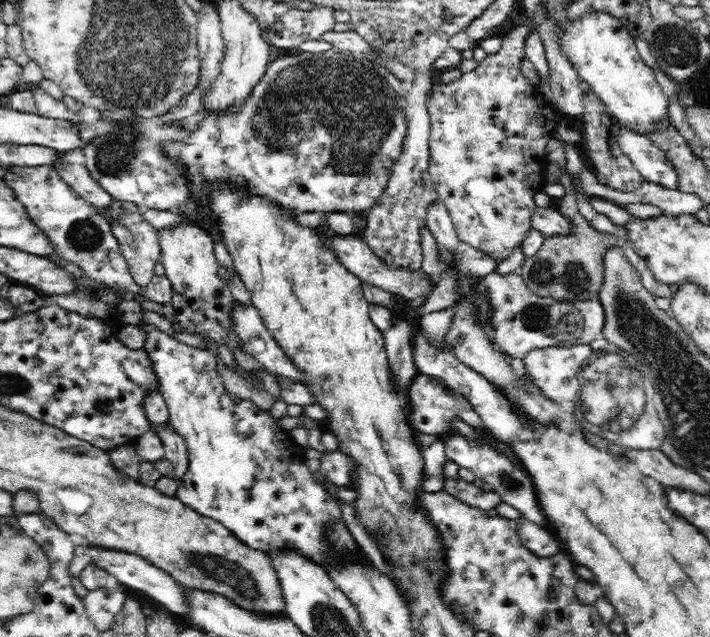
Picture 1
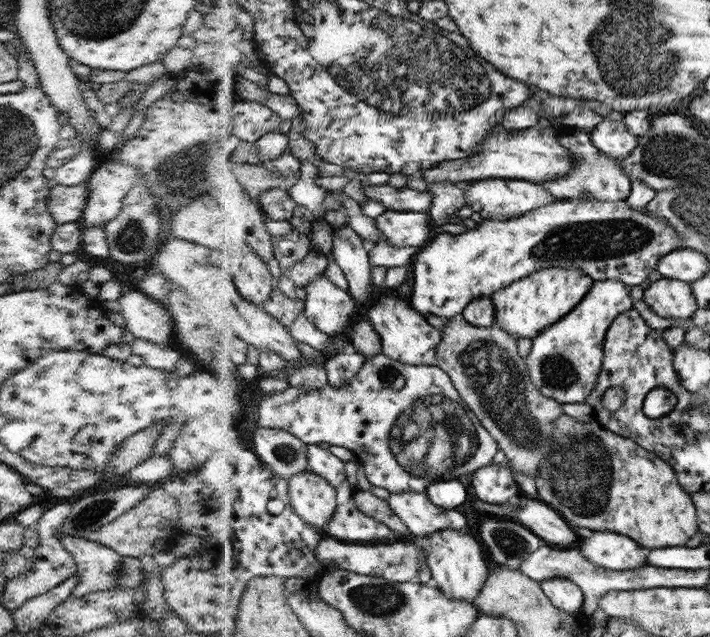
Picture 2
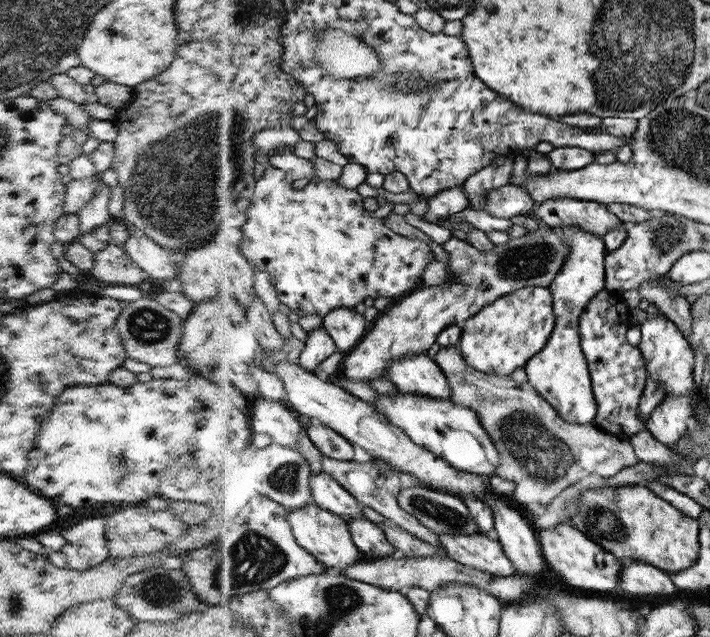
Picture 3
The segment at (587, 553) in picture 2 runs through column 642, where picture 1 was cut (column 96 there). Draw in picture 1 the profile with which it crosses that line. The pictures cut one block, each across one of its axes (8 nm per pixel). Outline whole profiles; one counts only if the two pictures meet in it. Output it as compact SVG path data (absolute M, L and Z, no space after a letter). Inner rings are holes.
M99 550L92 562L112 574L123 588L129 587L135 591L140 590L146 596L150 596L152 600L156 600L166 612L175 613L176 616L182 618L187 617L187 604L185 604L185 598L183 598L184 586L170 577L169 573L153 566L151 562L146 562L144 558L140 558L136 554L114 552L114 550Z

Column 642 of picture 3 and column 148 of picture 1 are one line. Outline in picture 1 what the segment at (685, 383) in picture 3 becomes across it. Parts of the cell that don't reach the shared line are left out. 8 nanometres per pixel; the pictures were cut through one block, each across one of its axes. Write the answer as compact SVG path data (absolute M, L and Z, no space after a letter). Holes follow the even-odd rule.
M125 298L116 306L110 306L114 320L121 325L131 325L146 332L144 351L151 354L155 362L156 375L160 379L160 393L168 407L170 427L186 442L190 468L182 480L178 480L178 489L175 497L188 506L194 507L202 515L214 518L223 523L236 538L252 547L268 554L278 547L292 547L303 551L310 559L326 568L323 560L325 551L325 534L327 528L342 513L334 495L319 483L310 469L305 465L305 448L299 446L291 432L278 427L276 419L270 412L256 406L251 399L234 403L220 379L218 373L219 360L217 352L213 349L200 349L187 346L182 342L160 332L158 328L150 326L144 321L141 304L135 300Z

